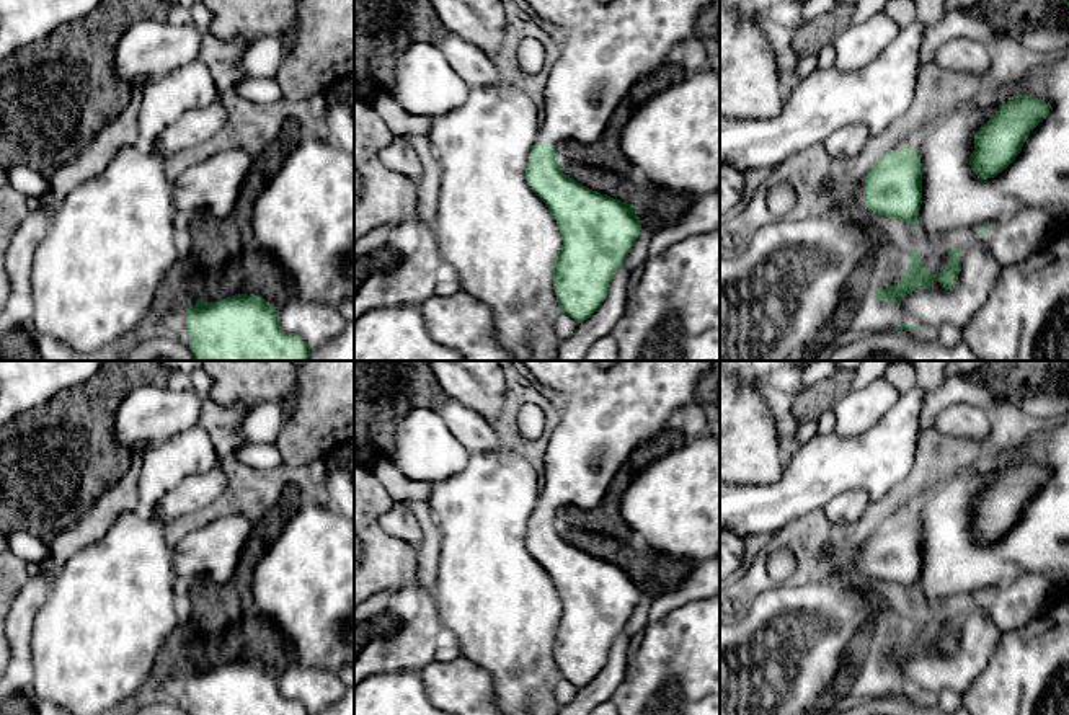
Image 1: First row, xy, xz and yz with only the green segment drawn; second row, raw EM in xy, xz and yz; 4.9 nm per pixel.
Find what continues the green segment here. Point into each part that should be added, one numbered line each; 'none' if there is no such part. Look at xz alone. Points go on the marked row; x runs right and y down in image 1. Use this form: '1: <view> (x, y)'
1: xz (609, 46)

